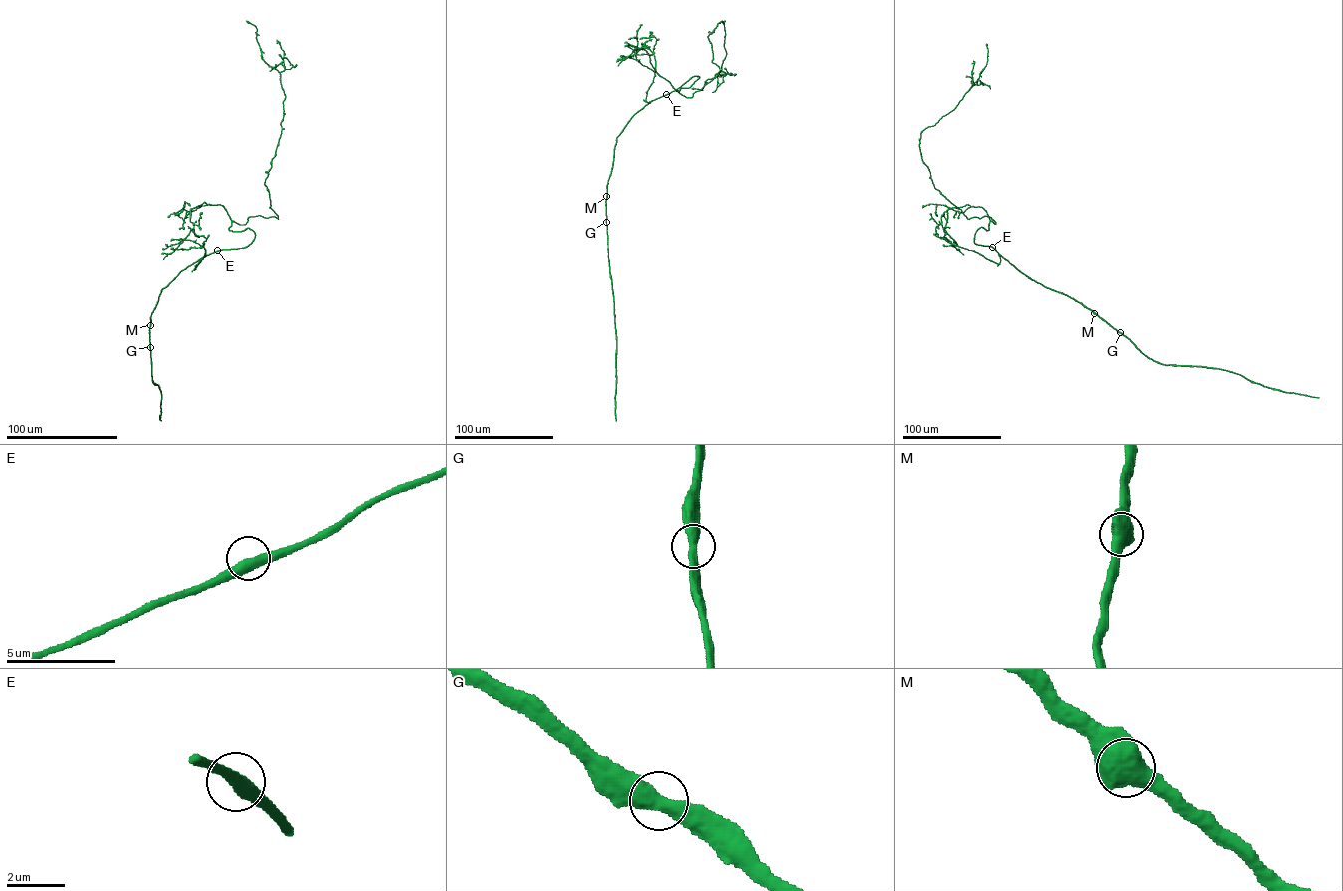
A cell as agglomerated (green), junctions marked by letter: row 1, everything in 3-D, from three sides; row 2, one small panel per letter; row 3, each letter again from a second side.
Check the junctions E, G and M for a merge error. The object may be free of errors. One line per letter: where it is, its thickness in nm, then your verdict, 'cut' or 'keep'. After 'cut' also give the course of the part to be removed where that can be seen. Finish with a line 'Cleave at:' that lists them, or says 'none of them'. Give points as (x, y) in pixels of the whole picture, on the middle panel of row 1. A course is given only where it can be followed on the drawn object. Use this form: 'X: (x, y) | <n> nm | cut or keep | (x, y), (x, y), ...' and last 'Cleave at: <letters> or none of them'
E: (666, 94) | 440 nm | keep
G: (606, 222) | 480 nm | keep
M: (606, 196) | 800 nm | keep
Cleave at: none of them

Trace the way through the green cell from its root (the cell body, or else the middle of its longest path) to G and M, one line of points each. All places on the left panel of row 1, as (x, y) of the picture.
G: (218, 251), (182, 270), (161, 290), (150, 316), (149, 347)
M: (218, 251), (182, 270), (161, 290), (150, 325)

